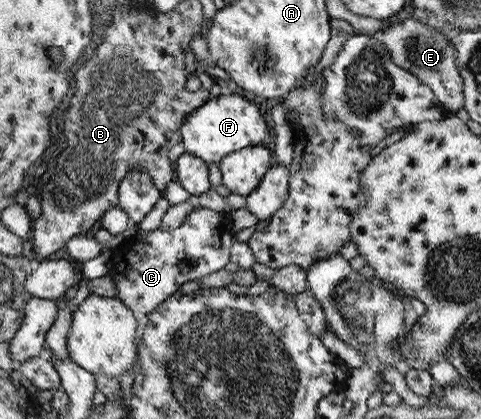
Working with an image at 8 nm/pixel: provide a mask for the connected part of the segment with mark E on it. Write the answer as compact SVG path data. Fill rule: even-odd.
M414 16L390 25L388 28L371 33L372 39L379 39L389 49L393 62L399 68L417 76L419 81L433 89L442 105L451 113L464 108L464 82L456 65L456 50L441 30L425 24Z

